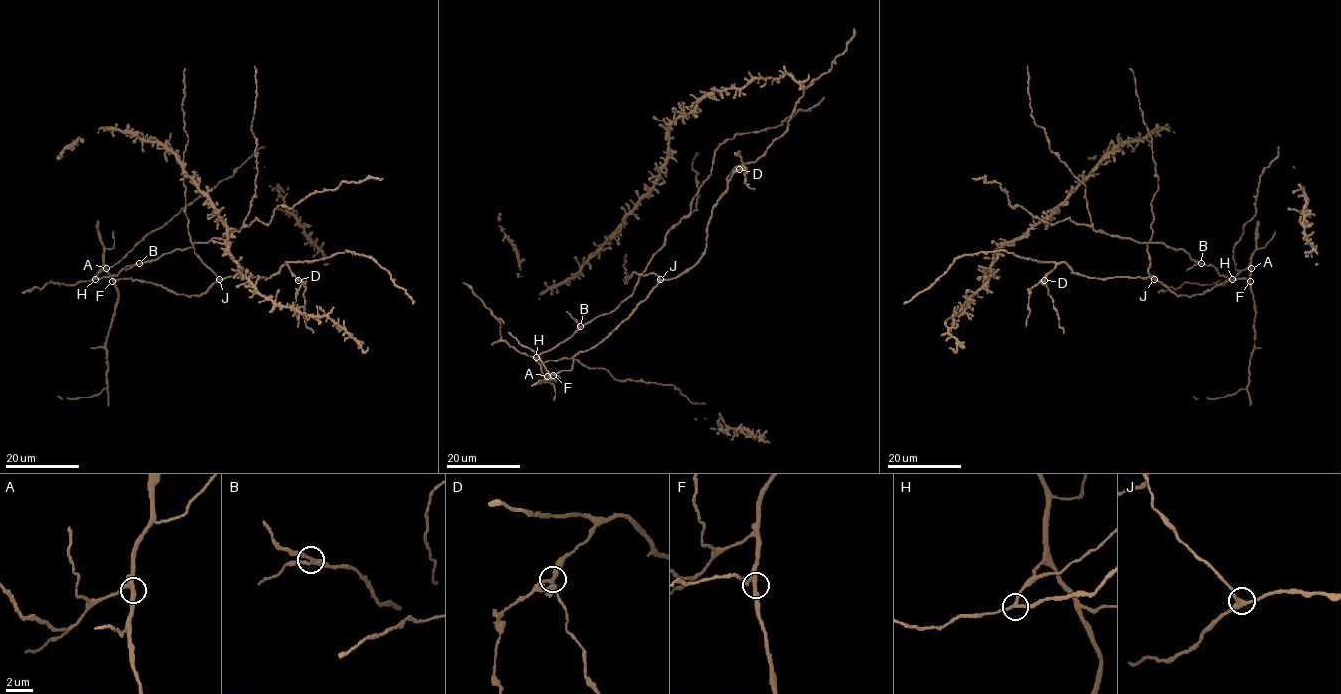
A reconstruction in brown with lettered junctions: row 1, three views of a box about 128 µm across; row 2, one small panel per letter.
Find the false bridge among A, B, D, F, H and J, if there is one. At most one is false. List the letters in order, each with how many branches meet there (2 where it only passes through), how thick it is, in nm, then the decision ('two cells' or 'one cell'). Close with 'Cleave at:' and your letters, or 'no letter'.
A: 3 branches meet; 300 nm thick; one cell
B: 3 branches meet; 280 nm thick; one cell
D: 3 branches meet; 240 nm thick; two cells
F: 3 branches meet; 320 nm thick; one cell
H: 3 branches meet; 220 nm thick; one cell
J: 3 branches meet; 320 nm thick; one cell
Cleave at: D

